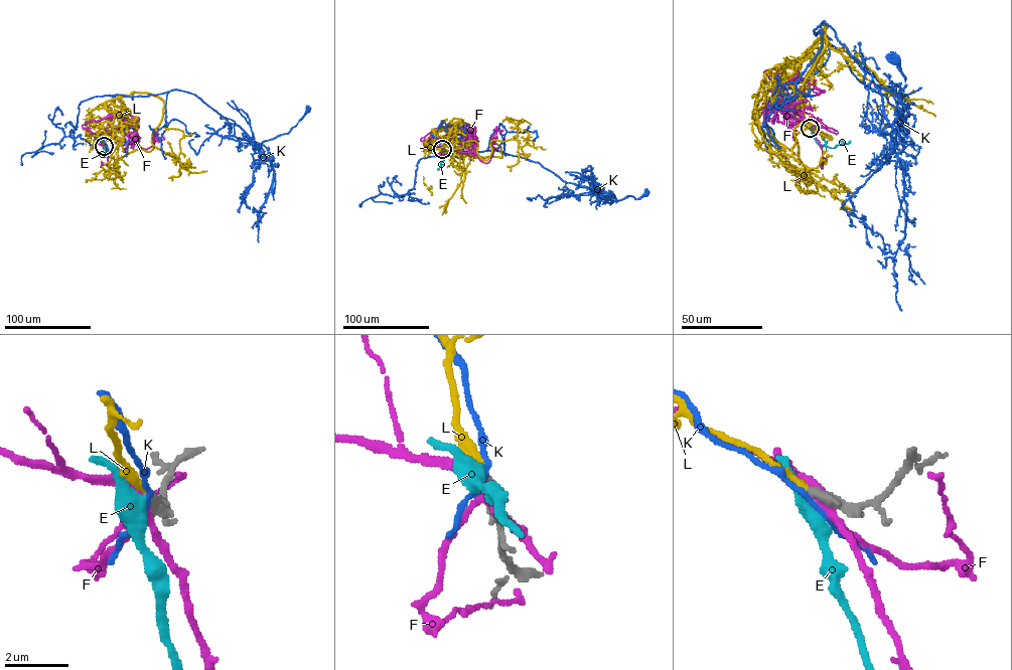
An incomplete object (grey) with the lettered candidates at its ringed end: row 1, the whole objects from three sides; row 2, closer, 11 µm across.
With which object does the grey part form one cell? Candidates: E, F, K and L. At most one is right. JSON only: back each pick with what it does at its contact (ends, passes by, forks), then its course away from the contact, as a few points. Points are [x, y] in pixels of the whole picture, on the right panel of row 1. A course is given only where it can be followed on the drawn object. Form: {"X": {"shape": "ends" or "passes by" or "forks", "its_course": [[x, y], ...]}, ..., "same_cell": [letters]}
{"L": {"shape": "ends", "its_course": [[810, 128], [769, 81], [772, 137], [797, 154], [805, 129], [832, 138], [803, 123], [773, 153], [756, 99]]}, "same_cell": ["L"]}

